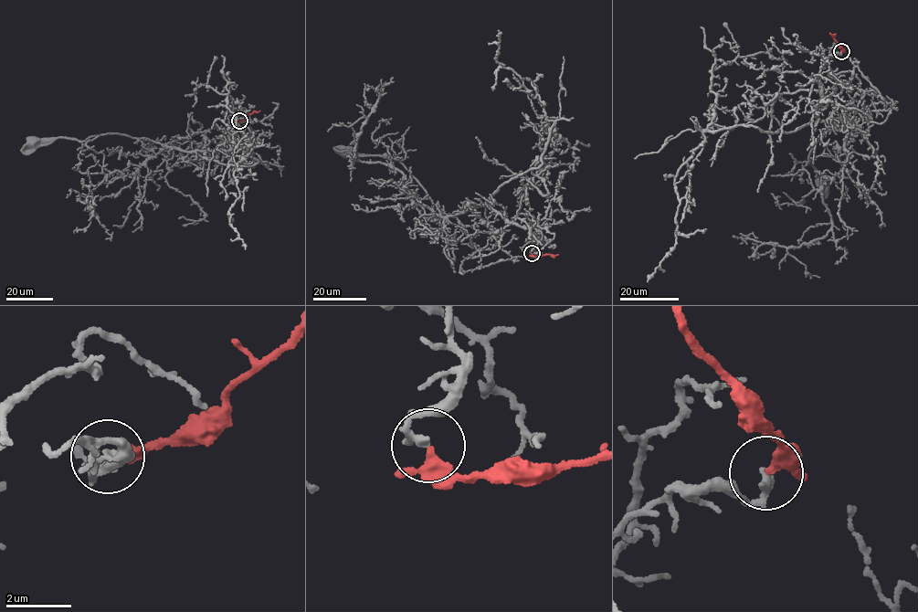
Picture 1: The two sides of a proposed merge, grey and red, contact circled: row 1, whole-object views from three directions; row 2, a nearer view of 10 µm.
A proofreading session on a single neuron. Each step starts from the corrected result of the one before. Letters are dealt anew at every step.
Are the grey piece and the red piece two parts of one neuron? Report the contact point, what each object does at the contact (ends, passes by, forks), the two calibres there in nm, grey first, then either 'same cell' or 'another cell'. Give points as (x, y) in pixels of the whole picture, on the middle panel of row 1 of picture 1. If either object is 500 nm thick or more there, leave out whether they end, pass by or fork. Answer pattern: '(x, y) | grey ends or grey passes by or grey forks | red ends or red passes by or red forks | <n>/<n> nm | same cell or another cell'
(532, 253) | grey passes by | red passes by | 180/280 nm | another cell

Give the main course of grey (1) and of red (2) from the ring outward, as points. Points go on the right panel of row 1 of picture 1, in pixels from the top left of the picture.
1: (840, 51), (828, 56), (820, 73), (824, 97), (817, 117), (841, 117), (811, 149), (819, 181)
2: (841, 51), (835, 36), (829, 33)

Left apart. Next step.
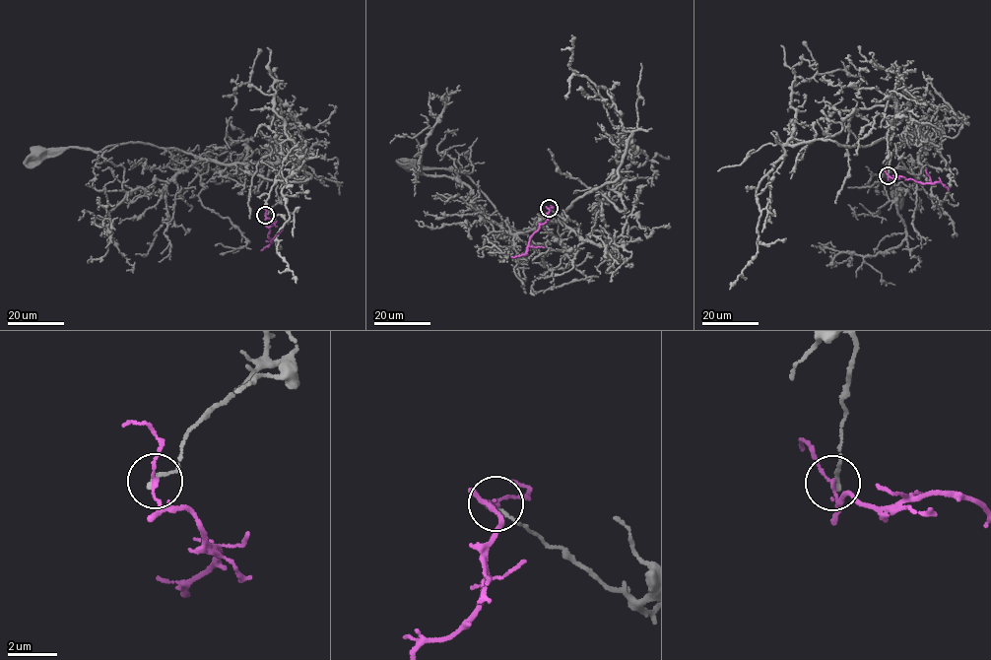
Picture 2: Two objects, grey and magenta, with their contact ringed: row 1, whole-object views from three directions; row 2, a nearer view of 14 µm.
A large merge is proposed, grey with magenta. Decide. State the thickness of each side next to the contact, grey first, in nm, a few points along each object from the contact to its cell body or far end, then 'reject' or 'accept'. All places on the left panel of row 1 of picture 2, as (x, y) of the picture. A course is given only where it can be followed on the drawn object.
160/110 nm | grey via (266, 215), (278, 197), (269, 163), (225, 165), (134, 142), (109, 145), (99, 152), (75, 147), (37, 153) | magenta via (265, 215), (273, 223), (268, 235), (272, 242), (261, 250) | reject

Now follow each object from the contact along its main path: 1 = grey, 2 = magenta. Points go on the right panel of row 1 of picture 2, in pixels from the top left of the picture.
1: (889, 174), (887, 133), (894, 118), (892, 131), (898, 136), (915, 132), (887, 162), (885, 172), (894, 192)
2: (888, 175), (923, 183), (940, 182), (949, 190)

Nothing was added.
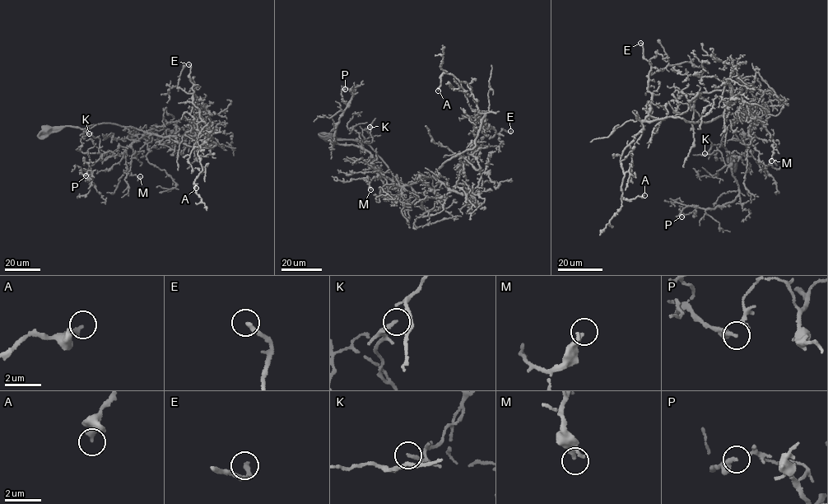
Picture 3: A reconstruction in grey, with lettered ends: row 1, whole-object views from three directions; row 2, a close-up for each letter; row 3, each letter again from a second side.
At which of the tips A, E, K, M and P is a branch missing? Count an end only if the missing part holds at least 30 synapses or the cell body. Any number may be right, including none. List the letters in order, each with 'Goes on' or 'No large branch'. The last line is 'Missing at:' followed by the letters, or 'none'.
A: No large branch
E: Goes on
K: No large branch
M: No large branch
P: No large branch
Missing at: E

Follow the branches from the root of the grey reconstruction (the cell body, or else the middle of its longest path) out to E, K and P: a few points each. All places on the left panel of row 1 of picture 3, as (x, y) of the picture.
E: (46, 129), (108, 123), (174, 135), (191, 146), (215, 146), (193, 102), (188, 64)
K: (46, 129), (69, 126), (87, 128), (89, 133)
P: (46, 129), (108, 123), (138, 137), (121, 154), (104, 153), (88, 170), (91, 179), (86, 175)

